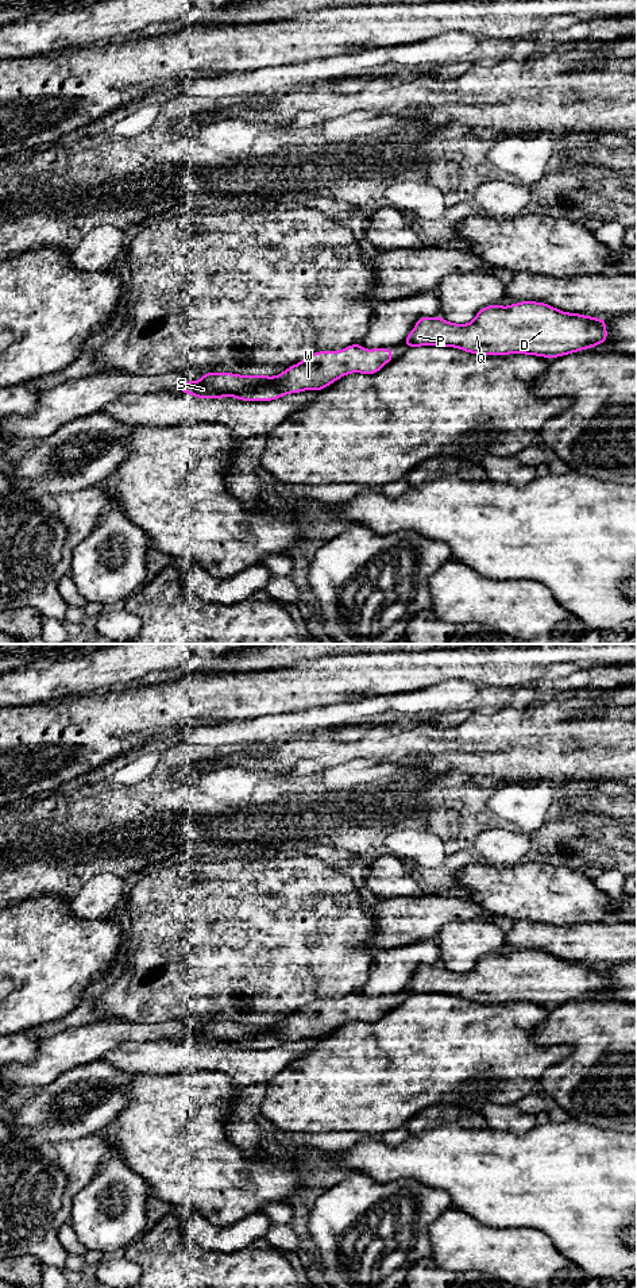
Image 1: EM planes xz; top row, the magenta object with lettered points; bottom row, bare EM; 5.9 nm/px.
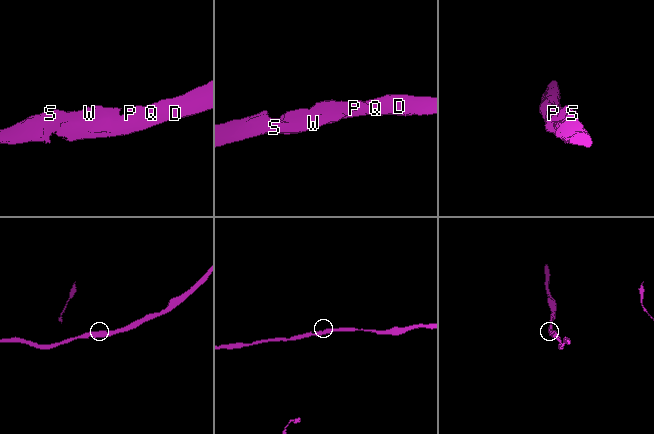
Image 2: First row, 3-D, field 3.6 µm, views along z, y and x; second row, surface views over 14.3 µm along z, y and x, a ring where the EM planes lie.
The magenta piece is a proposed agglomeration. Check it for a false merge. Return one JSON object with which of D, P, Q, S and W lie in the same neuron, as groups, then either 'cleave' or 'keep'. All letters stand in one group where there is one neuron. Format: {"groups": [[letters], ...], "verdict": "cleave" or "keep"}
{"groups": [["D", "P", "Q", "S", "W"]], "verdict": "keep"}

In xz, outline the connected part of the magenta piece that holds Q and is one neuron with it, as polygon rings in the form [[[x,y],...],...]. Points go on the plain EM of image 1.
[[[522,949],[482,956],[468,972],[420,965],[404,991],[444,994],[476,1003],[526,1002],[557,1006],[607,987],[603,967],[561,960],[545,950]]]

